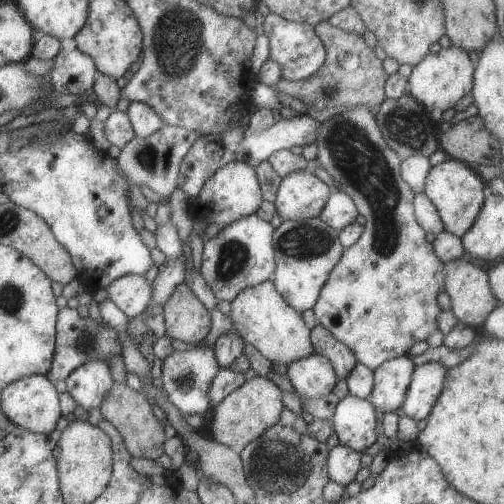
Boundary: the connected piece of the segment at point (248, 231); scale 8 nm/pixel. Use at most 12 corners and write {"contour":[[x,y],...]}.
{"contour":[[250,214],[203,244],[218,301],[272,280],[271,222]]}

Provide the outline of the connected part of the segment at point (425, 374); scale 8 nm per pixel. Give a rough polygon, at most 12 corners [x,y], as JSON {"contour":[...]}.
{"contour":[[416,366],[402,404],[417,422],[430,417],[449,370]]}

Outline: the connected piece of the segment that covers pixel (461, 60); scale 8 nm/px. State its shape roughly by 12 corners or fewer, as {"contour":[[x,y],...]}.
{"contour":[[451,45],[413,67],[408,93],[444,113],[473,91],[468,52]]}

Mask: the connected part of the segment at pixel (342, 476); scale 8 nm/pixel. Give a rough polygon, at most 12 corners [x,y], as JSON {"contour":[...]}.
{"contour":[[344,444],[331,448],[331,481],[346,487],[360,470],[361,455]]}

